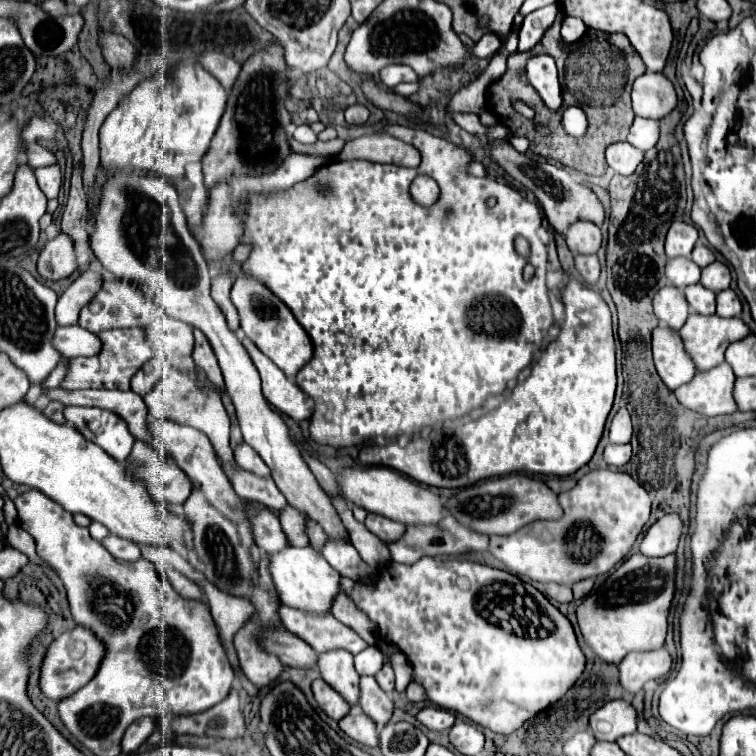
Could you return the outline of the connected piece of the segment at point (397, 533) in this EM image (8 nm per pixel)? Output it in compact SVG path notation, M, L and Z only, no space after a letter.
M368 514L364 524L366 524L366 528L370 532L374 532L386 544L392 544L392 542L400 540L404 536L404 532L406 532L406 526L402 522L394 522L390 518L380 516L380 514Z

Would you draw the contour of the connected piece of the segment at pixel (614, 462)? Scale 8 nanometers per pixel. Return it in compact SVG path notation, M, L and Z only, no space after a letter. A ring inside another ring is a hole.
M608 444L604 450L604 460L610 466L624 466L632 456L630 444Z

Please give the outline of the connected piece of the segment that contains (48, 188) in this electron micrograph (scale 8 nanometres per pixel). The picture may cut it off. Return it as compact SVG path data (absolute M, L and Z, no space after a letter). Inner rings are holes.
M58 164L36 168L34 174L36 174L38 186L46 194L46 198L56 198L60 192L60 184L62 184L62 172L60 172Z

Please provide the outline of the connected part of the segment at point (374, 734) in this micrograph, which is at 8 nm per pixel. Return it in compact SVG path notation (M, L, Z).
M350 712L350 714L346 714L338 722L338 726L340 726L340 730L346 736L356 740L358 744L364 744L368 748L378 746L378 730L372 724L372 720L368 720L368 716L364 716L364 712Z

